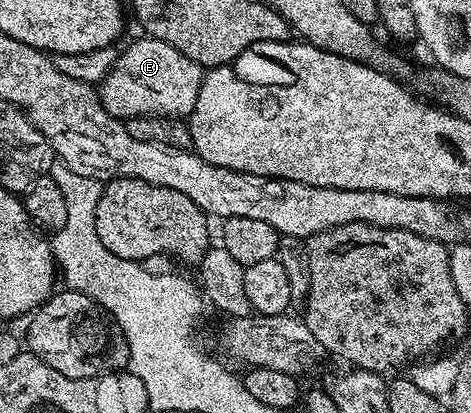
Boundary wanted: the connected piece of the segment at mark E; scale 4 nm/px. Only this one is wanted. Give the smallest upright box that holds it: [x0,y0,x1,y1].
[99,38,203,118]

